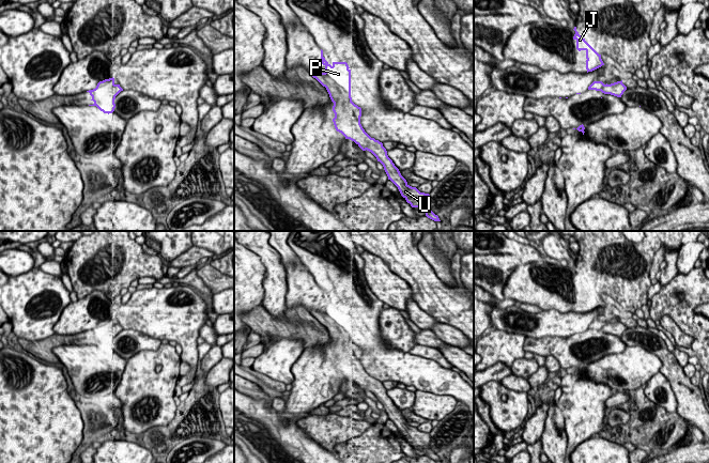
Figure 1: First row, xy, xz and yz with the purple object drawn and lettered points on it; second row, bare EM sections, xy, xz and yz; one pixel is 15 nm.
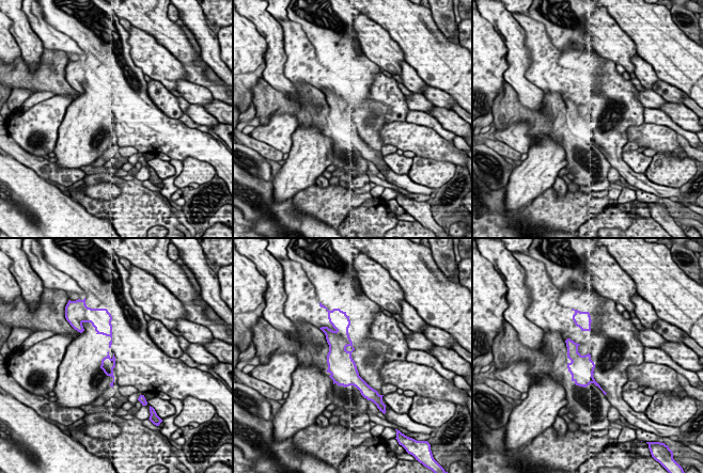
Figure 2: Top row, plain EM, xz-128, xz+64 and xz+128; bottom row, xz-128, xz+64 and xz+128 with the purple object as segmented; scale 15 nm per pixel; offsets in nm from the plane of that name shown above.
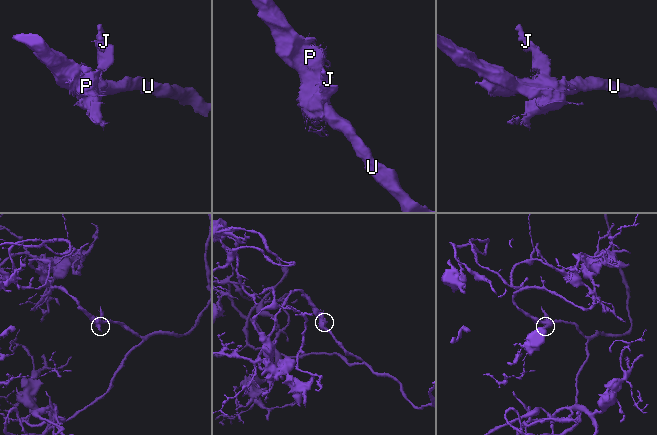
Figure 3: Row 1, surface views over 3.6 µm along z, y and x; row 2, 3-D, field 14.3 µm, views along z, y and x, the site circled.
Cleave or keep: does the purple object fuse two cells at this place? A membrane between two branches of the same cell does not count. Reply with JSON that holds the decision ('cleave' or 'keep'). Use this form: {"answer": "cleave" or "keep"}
{"answer": "keep"}

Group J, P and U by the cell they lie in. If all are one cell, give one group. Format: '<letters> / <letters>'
J P U

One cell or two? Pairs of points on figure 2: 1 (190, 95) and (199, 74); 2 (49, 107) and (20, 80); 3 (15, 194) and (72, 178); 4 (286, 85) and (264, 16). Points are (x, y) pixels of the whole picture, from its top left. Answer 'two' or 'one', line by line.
1: two
2: two
3: two
4: one

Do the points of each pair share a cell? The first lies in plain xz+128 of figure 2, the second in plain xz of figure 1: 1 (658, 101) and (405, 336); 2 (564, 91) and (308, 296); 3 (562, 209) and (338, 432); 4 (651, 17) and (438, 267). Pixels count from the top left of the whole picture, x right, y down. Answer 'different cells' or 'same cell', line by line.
1: different cells
2: same cell
3: same cell
4: different cells

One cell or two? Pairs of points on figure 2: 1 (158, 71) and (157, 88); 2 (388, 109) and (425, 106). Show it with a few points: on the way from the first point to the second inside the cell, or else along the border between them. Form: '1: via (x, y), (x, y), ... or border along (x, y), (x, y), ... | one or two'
1: border along (152, 78), (159, 81), (169, 91) | two
2: border along (404, 95), (409, 109) | two

